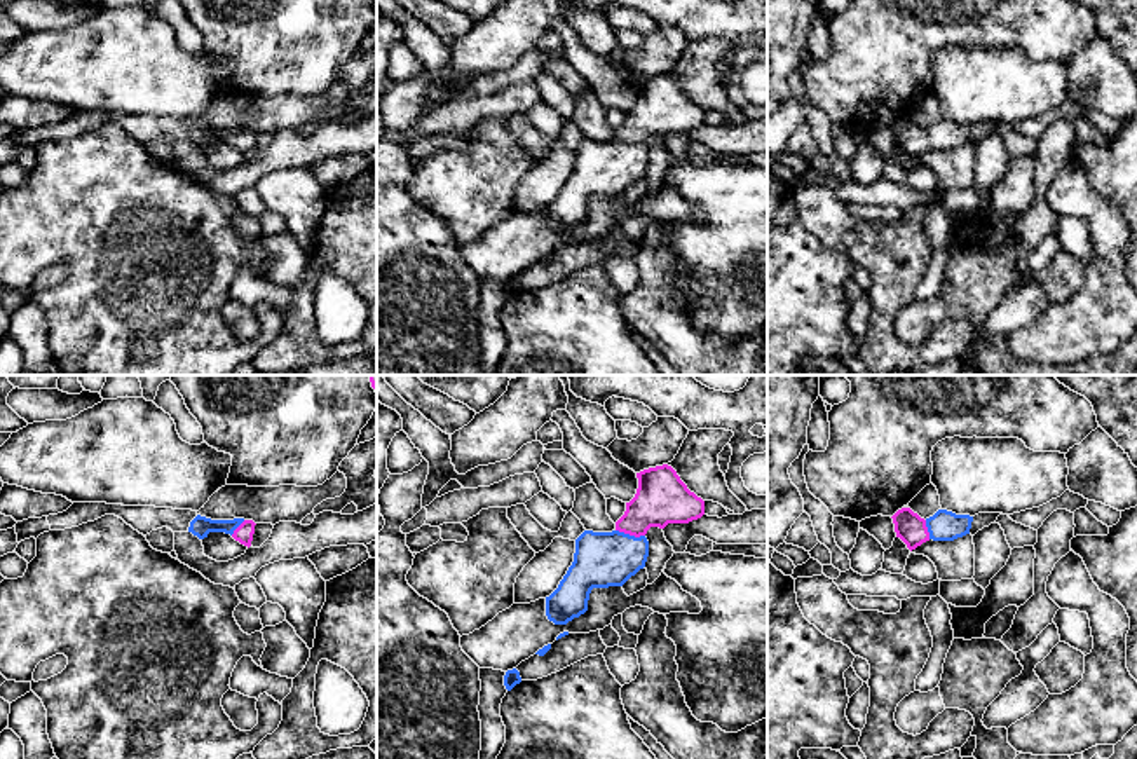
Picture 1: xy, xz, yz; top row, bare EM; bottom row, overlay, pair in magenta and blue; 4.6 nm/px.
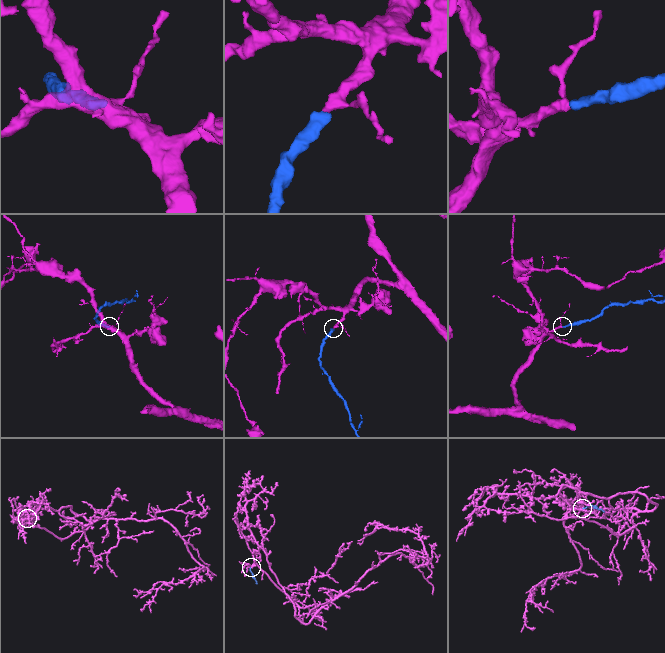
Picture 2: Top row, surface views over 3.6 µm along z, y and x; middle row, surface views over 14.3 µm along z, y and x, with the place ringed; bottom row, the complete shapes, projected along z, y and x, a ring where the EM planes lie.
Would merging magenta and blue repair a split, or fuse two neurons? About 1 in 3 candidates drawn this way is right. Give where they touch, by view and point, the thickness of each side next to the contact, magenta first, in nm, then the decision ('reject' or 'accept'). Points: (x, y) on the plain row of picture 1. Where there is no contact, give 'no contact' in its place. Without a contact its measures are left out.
xz (630, 143) | 240/260 nm | accept

